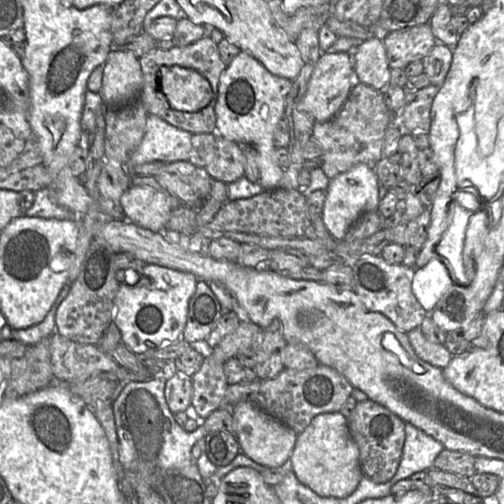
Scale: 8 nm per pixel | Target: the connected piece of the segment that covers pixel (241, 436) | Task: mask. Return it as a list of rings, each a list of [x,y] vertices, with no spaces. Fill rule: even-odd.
[[[251,401],[236,404],[232,416],[240,450],[250,459],[270,468],[281,467],[289,461],[298,436],[293,429],[259,409]]]

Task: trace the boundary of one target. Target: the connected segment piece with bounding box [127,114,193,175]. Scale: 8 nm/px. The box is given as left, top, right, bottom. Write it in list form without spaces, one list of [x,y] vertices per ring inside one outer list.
[[[148,114],[144,136],[140,144],[130,153],[127,170],[132,175],[131,168],[138,164],[188,160],[192,135],[154,114]]]

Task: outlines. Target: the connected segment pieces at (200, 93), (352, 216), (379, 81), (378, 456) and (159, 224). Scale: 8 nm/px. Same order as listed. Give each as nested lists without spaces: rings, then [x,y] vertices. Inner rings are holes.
[[[163,66],[160,69],[160,86],[171,107],[182,112],[196,112],[212,98],[209,81],[191,68]]]
[[[358,164],[331,179],[321,216],[335,240],[344,240],[351,226],[363,213],[377,210],[380,201],[379,188],[380,182],[375,171],[366,164]]]
[[[374,36],[357,45],[353,51],[355,81],[380,90],[388,85],[391,69],[383,40]]]
[[[372,401],[357,402],[348,418],[350,434],[358,446],[364,476],[376,483],[390,481],[399,467],[405,443],[405,422],[386,407]]]
[[[136,185],[122,194],[119,204],[126,220],[152,232],[165,230],[172,211],[180,205],[168,191]]]

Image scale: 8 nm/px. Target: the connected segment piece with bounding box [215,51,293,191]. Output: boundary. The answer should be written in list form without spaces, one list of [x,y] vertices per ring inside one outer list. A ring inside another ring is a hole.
[[[244,51],[227,65],[220,77],[215,105],[216,136],[255,148],[260,171],[258,182],[264,191],[273,191],[283,186],[284,169],[276,159],[273,137],[277,124],[284,117],[286,98],[292,87],[293,80],[272,74]]]

